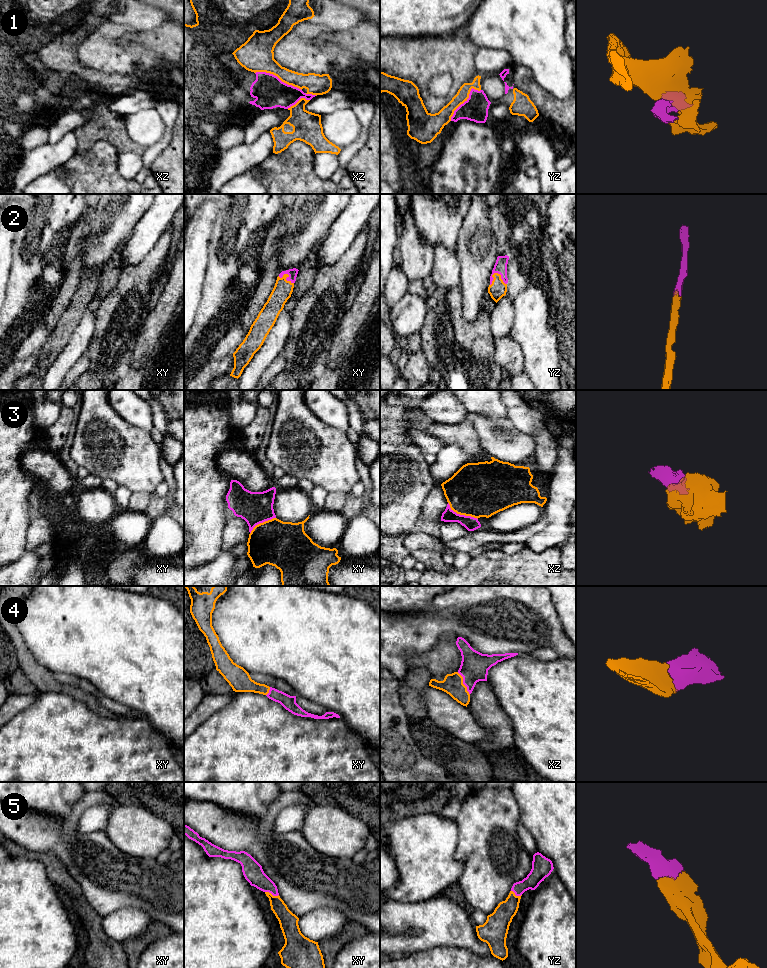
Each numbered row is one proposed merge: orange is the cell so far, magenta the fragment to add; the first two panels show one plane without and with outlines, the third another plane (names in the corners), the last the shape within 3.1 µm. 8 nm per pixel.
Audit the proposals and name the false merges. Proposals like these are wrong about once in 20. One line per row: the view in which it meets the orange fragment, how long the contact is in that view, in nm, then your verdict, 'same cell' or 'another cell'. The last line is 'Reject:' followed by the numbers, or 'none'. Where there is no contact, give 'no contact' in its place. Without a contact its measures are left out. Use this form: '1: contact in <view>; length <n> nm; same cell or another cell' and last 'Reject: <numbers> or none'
1: contact in xz; length 400 nm; same cell
2: contact in yz; length 150 nm; same cell
3: contact in xz; length 280 nm; same cell
4: contact in xz; length 200 nm; same cell
5: contact in xy; length 120 nm; same cell
Reject: none

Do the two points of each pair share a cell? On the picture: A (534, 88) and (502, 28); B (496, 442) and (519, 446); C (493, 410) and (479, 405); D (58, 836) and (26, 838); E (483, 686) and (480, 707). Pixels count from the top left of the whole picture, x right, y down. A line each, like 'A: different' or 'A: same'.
A: different
B: same
C: same
D: same
E: same

